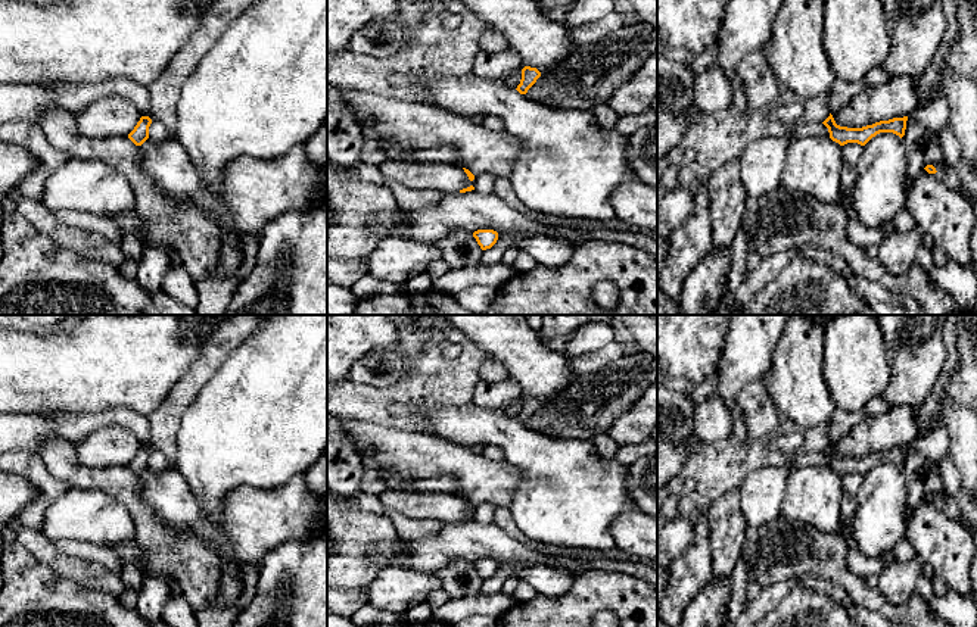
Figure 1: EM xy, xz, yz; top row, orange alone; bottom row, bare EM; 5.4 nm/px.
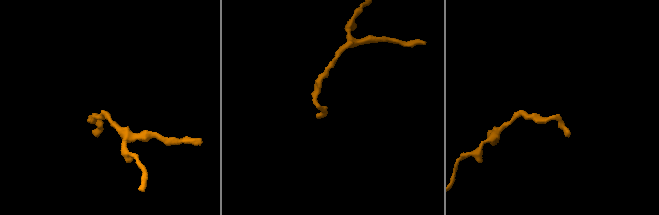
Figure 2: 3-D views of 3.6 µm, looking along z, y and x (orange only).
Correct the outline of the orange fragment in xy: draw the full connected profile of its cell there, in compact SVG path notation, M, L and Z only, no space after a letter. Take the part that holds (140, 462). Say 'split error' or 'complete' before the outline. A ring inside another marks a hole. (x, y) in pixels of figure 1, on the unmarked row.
complete; M141 446L134 459L128 464L128 468L136 474L141 475L149 468L149 456L152 449L149 446Z

